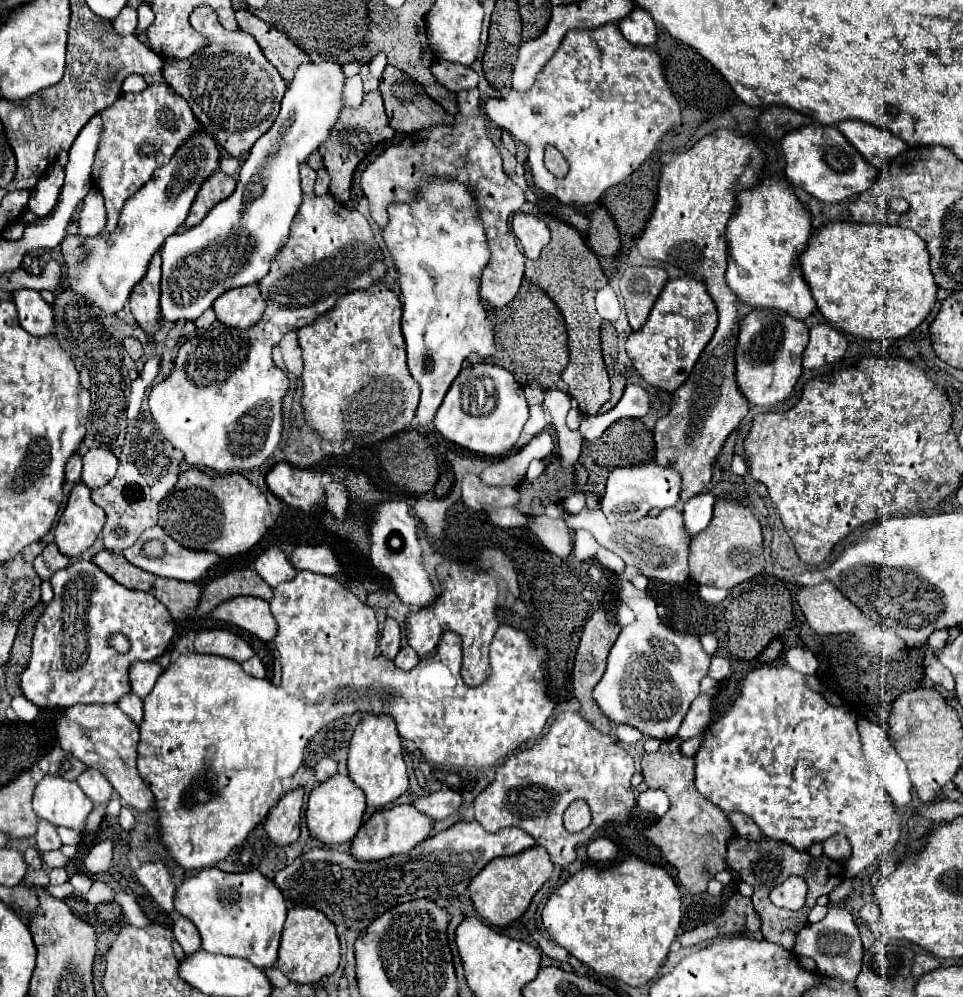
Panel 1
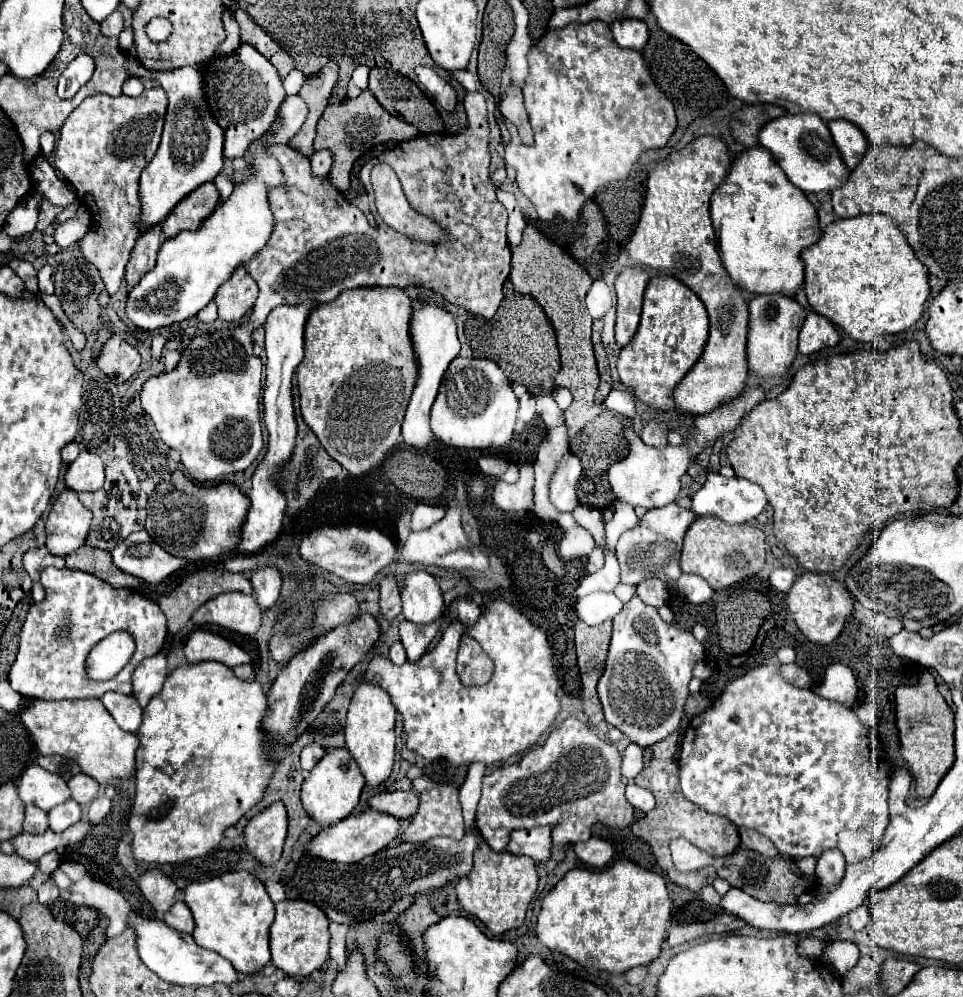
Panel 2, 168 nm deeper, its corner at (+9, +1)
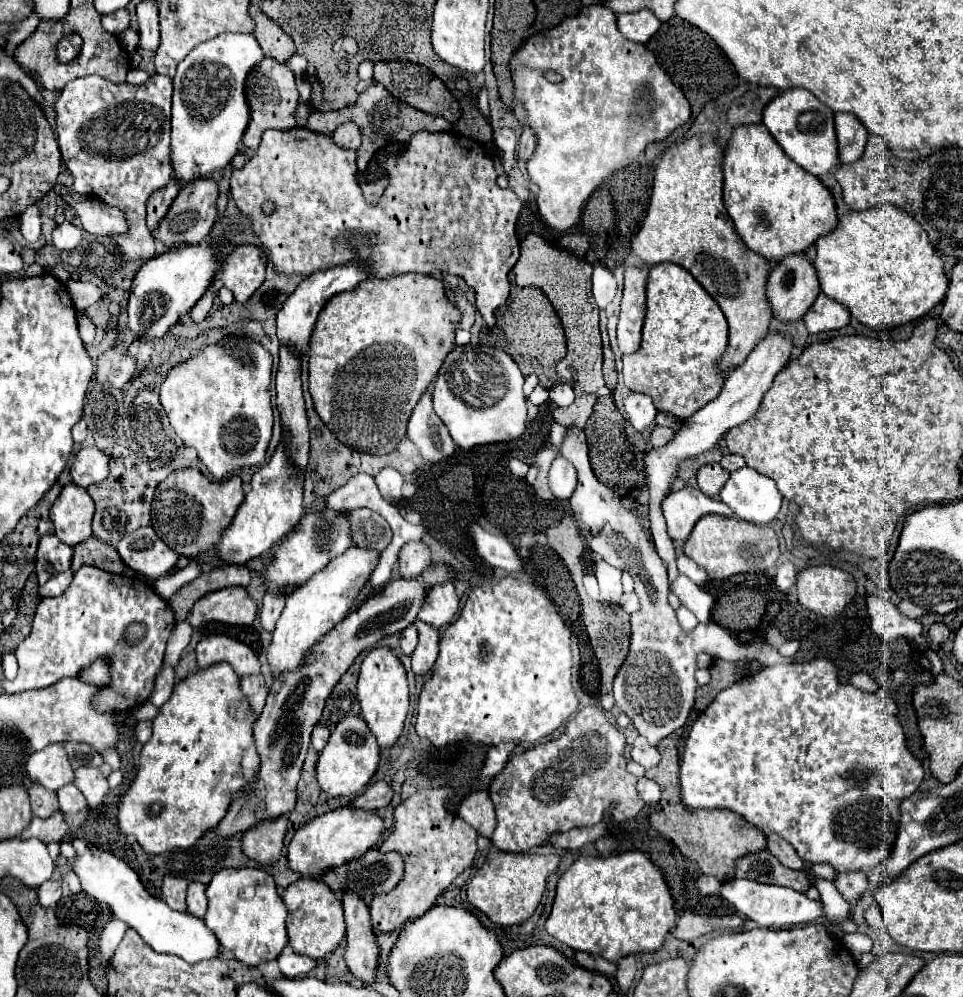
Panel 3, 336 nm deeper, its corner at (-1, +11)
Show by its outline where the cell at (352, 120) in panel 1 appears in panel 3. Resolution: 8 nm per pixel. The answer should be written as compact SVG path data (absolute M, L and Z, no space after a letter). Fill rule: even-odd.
M371 84L363 94L359 94L359 100L343 110L337 112L311 112L309 120L307 120L307 128L319 134L333 134L333 130L343 124L343 120L353 120L355 124L359 124L361 132L363 132L363 144L357 150L357 166L359 170L365 170L369 160L375 156L375 152L379 148L383 148L385 144L389 144L391 140L397 142L409 142L409 138L413 134L417 134L419 130L431 130L431 132L449 132L453 128L453 124L449 124L445 118L439 116L431 116L425 114L421 110L411 108L409 104L401 102L399 98L391 96L387 92L387 88L383 88L383 84ZM371 154L371 158L369 158Z

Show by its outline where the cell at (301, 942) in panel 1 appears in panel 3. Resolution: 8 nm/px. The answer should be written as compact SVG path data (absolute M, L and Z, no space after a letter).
M299 878L297 882L289 884L283 890L281 898L289 910L287 932L289 932L289 944L295 952L307 954L307 956L319 960L341 944L341 940L345 936L343 904L325 882L321 882L317 878Z

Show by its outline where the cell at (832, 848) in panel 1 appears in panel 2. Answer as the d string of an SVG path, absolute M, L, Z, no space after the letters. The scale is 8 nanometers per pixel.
M837 848L825 850L821 854L821 858L817 858L817 868L815 868L815 876L819 878L821 884L833 884L839 882L845 874L845 858L843 854L839 854Z

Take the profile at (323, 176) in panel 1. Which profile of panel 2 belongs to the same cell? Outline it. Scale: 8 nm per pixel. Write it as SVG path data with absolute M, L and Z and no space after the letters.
M321 150L321 152L315 152L311 156L311 170L313 170L313 176L319 176L319 178L325 178L329 168L333 164L333 154L329 154L329 150Z

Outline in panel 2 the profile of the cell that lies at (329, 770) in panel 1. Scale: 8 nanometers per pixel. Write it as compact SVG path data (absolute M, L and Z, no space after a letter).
M317 744L305 746L301 752L301 768L311 772L315 768L315 764L319 762L319 758L323 758L323 756L325 756L325 750L321 746L317 746Z

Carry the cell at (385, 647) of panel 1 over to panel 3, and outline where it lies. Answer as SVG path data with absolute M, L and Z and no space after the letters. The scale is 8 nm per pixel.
M423 540L407 542L401 548L399 564L401 564L401 576L403 578L417 576L417 572L423 572L423 568L431 564L431 550L429 550L429 546Z

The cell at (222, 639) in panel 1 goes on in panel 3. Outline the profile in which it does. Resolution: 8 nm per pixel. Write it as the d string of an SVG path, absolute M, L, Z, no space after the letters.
M207 636L197 644L197 664L199 668L209 668L227 662L239 678L259 674L259 660L255 652L227 636Z

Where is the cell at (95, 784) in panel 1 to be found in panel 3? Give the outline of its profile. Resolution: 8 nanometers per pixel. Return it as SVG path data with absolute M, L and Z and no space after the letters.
M81 766L75 770L75 786L83 792L89 808L97 808L109 792L107 778L101 774L99 768L91 766Z

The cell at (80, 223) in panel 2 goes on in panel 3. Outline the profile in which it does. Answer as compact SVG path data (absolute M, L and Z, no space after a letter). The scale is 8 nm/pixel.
M63 222L53 230L53 246L59 250L73 250L81 242L81 230L71 222Z

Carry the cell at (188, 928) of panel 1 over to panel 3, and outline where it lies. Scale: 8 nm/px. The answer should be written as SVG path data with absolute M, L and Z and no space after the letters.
M201 882L189 884L187 890L187 910L189 914L203 918L207 912L207 896L205 896L205 886Z

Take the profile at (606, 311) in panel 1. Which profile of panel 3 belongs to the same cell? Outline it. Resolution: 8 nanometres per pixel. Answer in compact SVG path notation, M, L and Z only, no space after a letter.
M595 266L591 282L593 282L593 298L595 298L597 306L605 308L615 298L615 292L617 292L613 274L603 266Z

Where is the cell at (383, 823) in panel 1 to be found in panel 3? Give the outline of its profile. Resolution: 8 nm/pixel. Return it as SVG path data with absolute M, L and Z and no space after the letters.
M337 808L323 816L313 818L301 826L287 846L287 866L291 872L319 878L329 868L351 862L367 852L381 838L383 820L375 812L363 812L355 808Z

